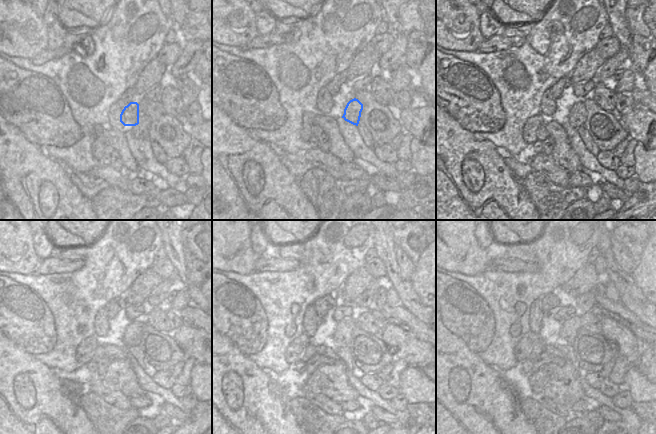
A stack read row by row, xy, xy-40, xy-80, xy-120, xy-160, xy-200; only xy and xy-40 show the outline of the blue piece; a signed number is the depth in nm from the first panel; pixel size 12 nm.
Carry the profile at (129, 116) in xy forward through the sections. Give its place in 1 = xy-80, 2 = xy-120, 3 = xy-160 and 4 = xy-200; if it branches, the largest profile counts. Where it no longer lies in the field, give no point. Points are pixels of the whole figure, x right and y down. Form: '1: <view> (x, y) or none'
1: xy-80 (578, 107)
2: xy-120 (133, 328)
3: xy-160 (345, 328)
4: xy-200 (569, 328)

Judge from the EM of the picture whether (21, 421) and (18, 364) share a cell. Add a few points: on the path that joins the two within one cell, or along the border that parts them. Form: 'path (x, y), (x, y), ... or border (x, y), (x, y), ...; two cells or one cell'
path (18, 407), (18, 378); one cell

